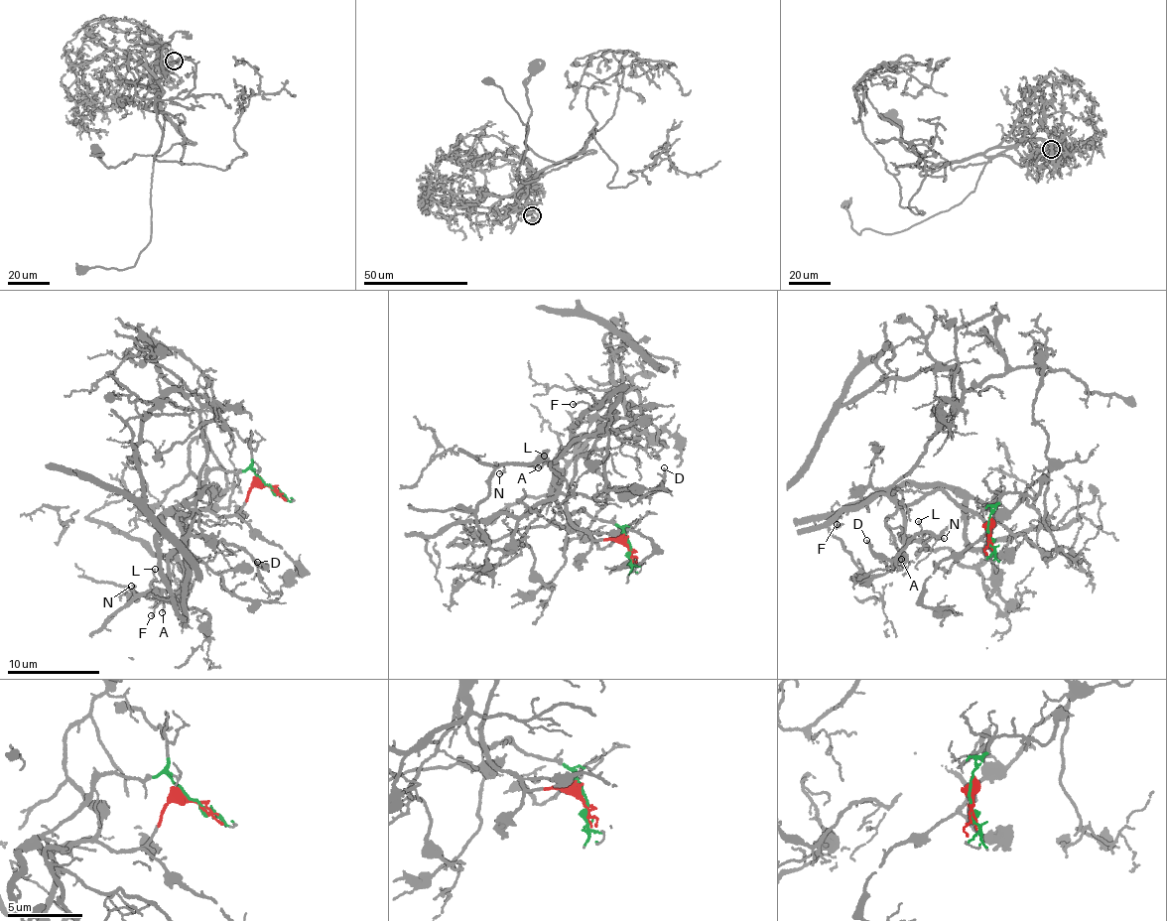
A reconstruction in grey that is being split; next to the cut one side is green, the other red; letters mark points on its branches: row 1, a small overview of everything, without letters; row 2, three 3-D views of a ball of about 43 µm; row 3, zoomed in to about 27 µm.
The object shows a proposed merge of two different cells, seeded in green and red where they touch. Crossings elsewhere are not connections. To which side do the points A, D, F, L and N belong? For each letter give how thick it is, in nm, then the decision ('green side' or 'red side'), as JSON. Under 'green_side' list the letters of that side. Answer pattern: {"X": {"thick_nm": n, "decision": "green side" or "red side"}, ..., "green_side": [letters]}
{"A": {"thick_nm": 100, "decision": "red side"}, "D": {"thick_nm": 110, "decision": "green side"}, "F": {"thick_nm": 110, "decision": "green side"}, "L": {"thick_nm": 100, "decision": "red side"}, "N": {"thick_nm": 110, "decision": "red side"}, "green_side": ["D", "F"]}

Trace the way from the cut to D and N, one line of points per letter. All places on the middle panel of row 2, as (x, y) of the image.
D: (629, 546), (620, 528), (561, 509), (552, 483), (593, 498), (616, 487), (649, 495), (665, 468)
N: (628, 547), (574, 525), (567, 508), (576, 460), (592, 450), (593, 437), (551, 461), (510, 462), (500, 473)

